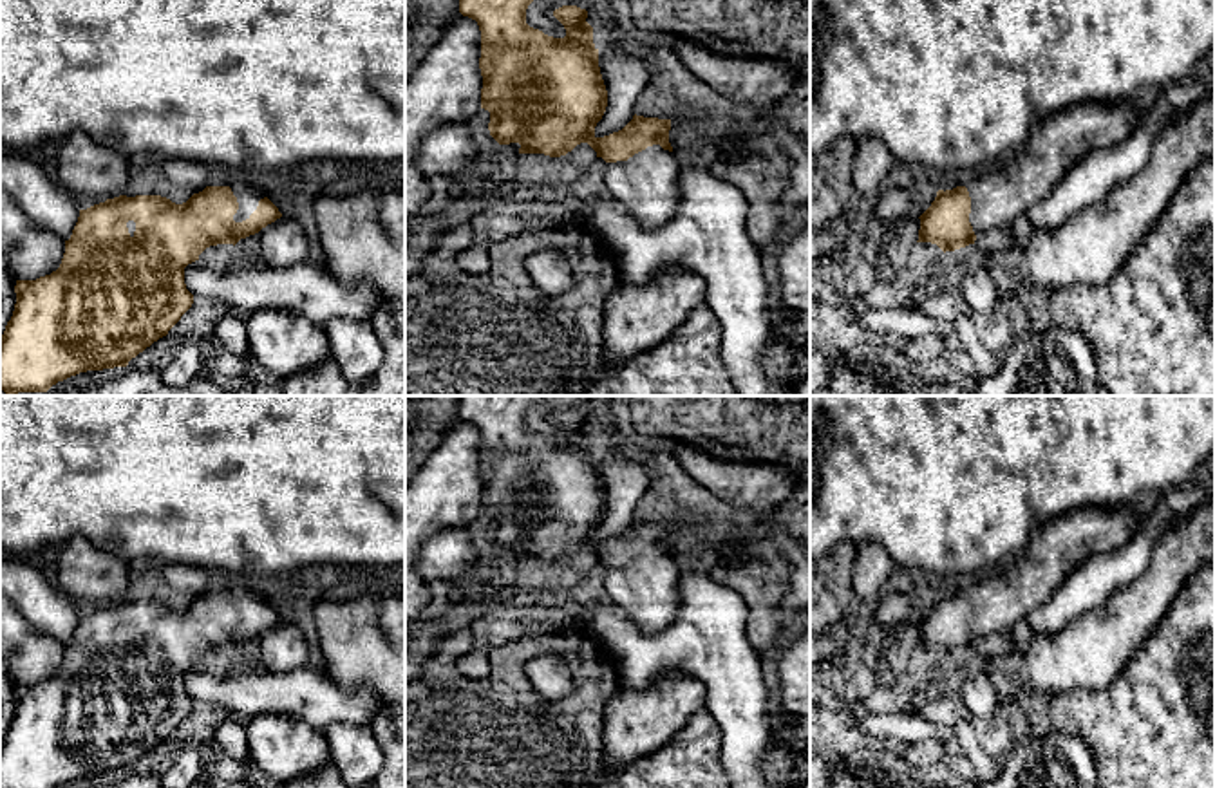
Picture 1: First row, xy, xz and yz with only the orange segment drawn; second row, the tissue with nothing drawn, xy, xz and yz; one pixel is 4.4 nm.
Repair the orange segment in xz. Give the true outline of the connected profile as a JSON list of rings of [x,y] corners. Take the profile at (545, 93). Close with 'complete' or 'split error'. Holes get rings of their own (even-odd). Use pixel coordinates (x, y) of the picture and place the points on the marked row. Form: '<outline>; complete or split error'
[[[459,0],[459,13],[477,22],[481,31],[479,69],[483,76],[481,108],[490,112],[488,130],[499,145],[519,143],[519,154],[544,154],[560,157],[577,145],[588,143],[597,157],[608,166],[604,172],[611,202],[622,213],[638,220],[645,230],[664,226],[676,211],[680,202],[678,175],[680,163],[669,143],[671,119],[633,116],[618,132],[604,137],[595,136],[595,127],[608,107],[608,90],[598,67],[598,49],[593,43],[593,27],[586,22],[588,11],[577,5],[562,5],[553,16],[564,25],[566,36],[553,38],[526,23],[526,9],[533,0]]]; split error

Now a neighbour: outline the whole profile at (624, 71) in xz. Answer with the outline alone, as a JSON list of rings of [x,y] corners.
[[[604,40],[598,67],[608,90],[608,107],[595,127],[595,137],[622,130],[635,116],[636,99],[651,83],[645,60],[617,40]]]

